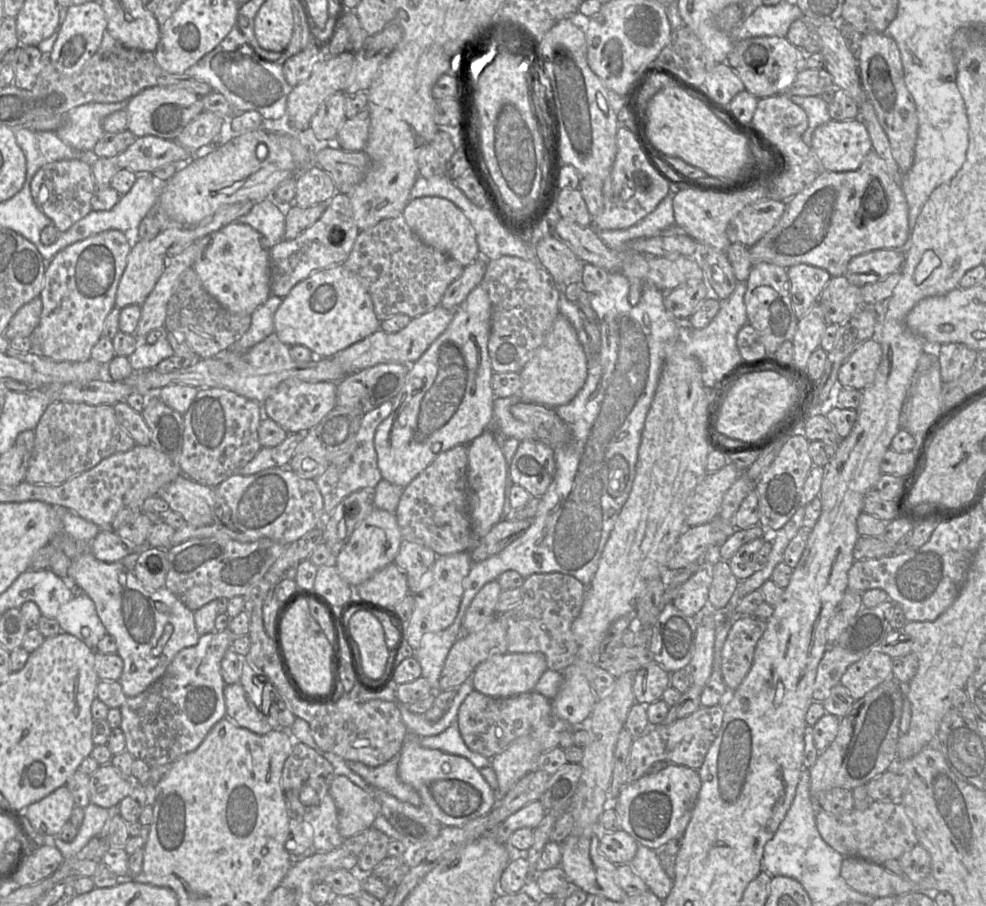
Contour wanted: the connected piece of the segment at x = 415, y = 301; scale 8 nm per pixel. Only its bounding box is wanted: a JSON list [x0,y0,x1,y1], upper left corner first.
[343,214,464,321]

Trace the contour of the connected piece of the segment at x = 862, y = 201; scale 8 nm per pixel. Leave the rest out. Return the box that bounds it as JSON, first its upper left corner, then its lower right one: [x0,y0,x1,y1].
[748,150,910,277]

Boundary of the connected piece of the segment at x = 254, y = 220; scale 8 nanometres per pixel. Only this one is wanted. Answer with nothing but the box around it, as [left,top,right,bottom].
[234,200,285,248]

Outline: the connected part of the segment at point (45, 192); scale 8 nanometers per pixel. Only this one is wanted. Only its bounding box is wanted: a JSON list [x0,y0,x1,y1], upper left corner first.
[30,159,95,232]

